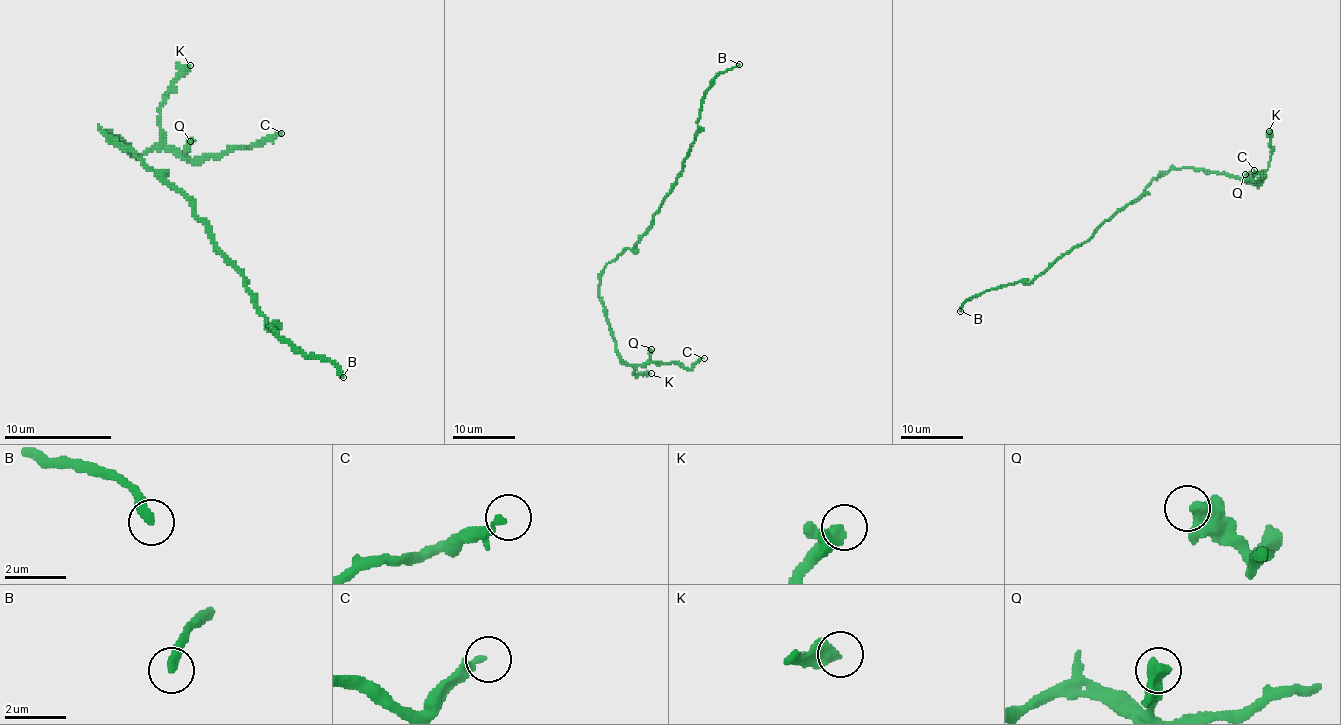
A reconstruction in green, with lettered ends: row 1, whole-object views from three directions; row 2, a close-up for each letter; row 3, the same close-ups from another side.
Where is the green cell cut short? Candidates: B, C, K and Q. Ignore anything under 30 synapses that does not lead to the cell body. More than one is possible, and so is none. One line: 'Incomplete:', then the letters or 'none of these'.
Incomplete: C

